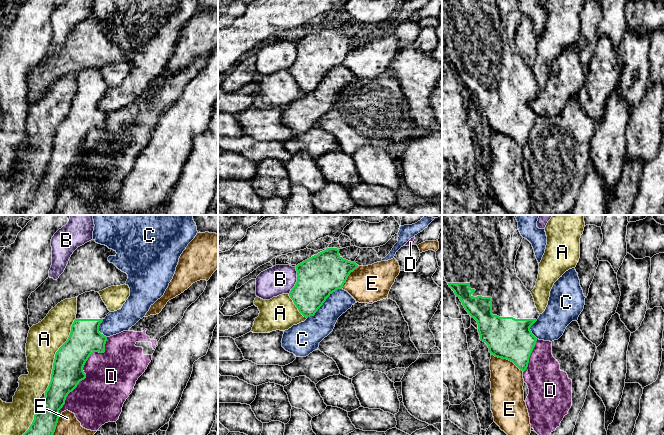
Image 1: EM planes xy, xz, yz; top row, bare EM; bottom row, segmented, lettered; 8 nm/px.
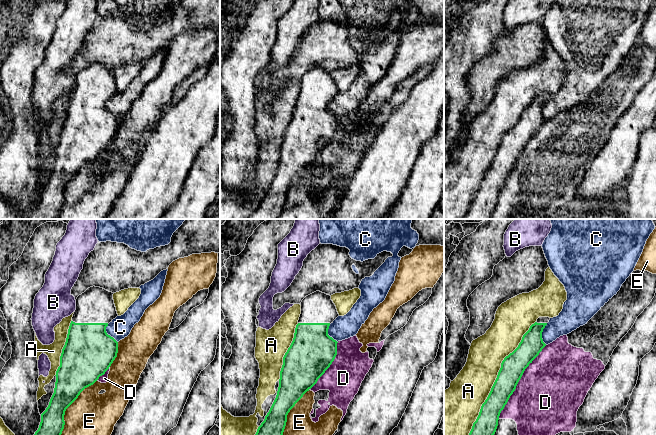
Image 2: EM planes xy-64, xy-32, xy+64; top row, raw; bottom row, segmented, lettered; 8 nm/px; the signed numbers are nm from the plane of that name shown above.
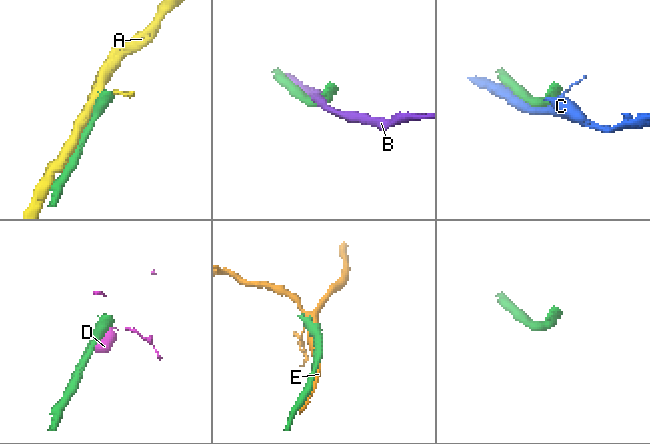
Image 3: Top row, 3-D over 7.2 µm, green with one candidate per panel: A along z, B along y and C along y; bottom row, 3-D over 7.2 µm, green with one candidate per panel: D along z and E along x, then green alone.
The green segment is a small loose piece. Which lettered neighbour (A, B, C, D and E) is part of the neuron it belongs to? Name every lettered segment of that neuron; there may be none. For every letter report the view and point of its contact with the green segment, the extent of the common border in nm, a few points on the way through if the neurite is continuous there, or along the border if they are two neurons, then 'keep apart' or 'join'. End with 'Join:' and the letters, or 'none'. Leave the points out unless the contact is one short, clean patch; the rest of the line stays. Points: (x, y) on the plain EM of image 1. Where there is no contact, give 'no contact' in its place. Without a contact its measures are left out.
A: meets green in xy at (59, 125); contact 550 nm long; keep apart
B: meets green in xz at (297, 56); contact 220 nm long; keep apart
C: meets green in xz at (323, 78); contact 380 nm long; keep apart
D: meets green in xy at (83, 148); contact 750 nm long; keep apart
E: meets green in yz at (507, 135); contact 300 nm long; keep apart
Join: none

